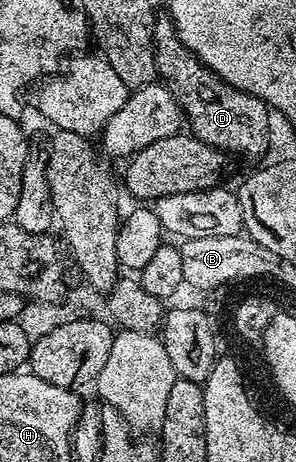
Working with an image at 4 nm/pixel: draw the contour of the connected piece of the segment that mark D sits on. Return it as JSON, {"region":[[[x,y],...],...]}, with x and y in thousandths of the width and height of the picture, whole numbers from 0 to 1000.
{"region":[[[537,37],[524,45],[524,152],[534,169],[584,201],[625,251],[628,273],[659,299],[720,314],[770,338],[811,335],[821,344],[861,344],[905,333],[909,234],[899,223],[753,177],[753,169],[706,149],[611,89],[574,39]]]}

